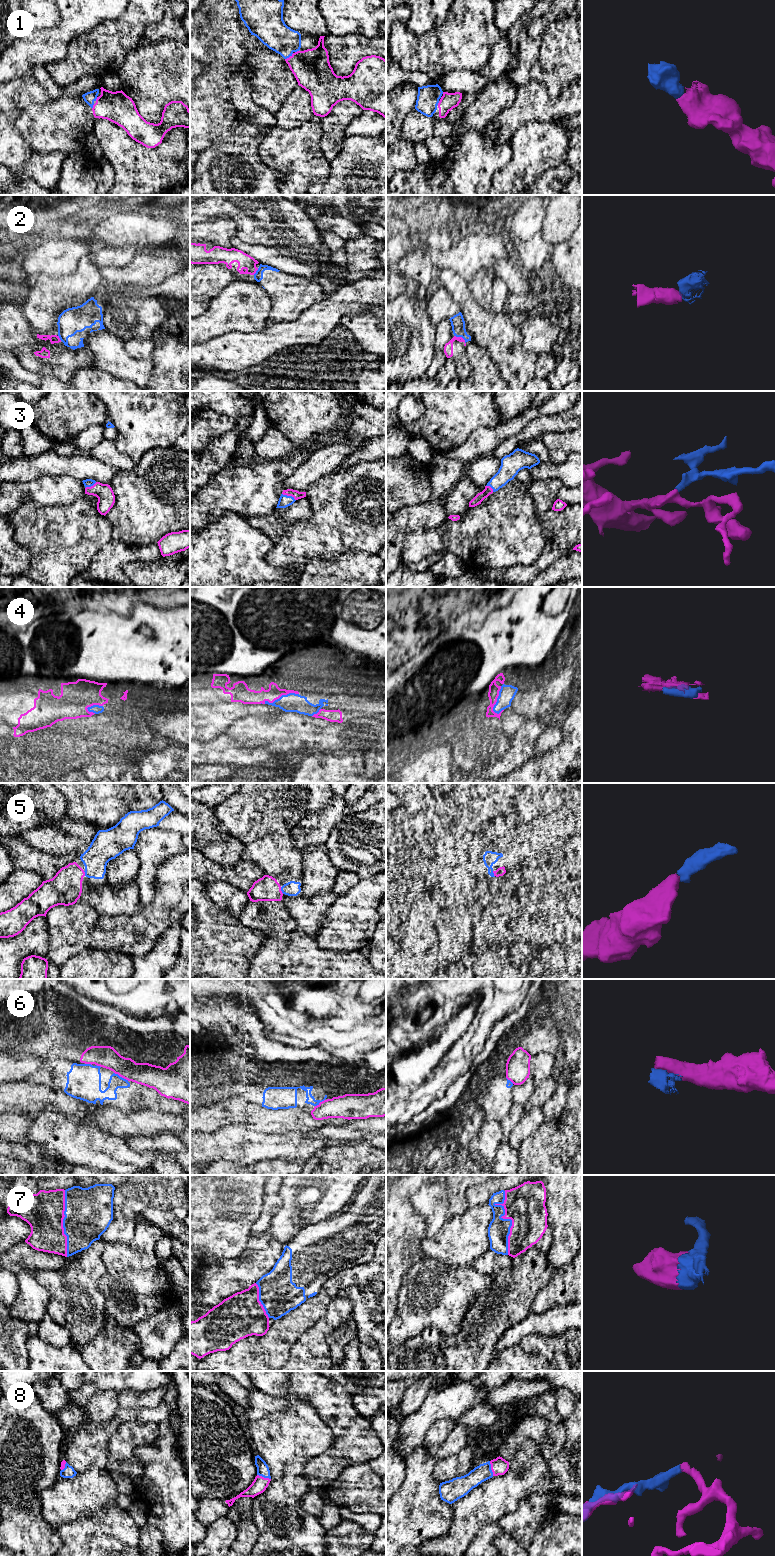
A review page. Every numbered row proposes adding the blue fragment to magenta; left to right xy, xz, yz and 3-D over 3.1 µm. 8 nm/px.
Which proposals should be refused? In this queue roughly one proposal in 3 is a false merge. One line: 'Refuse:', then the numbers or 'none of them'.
Refuse: 2, 6

